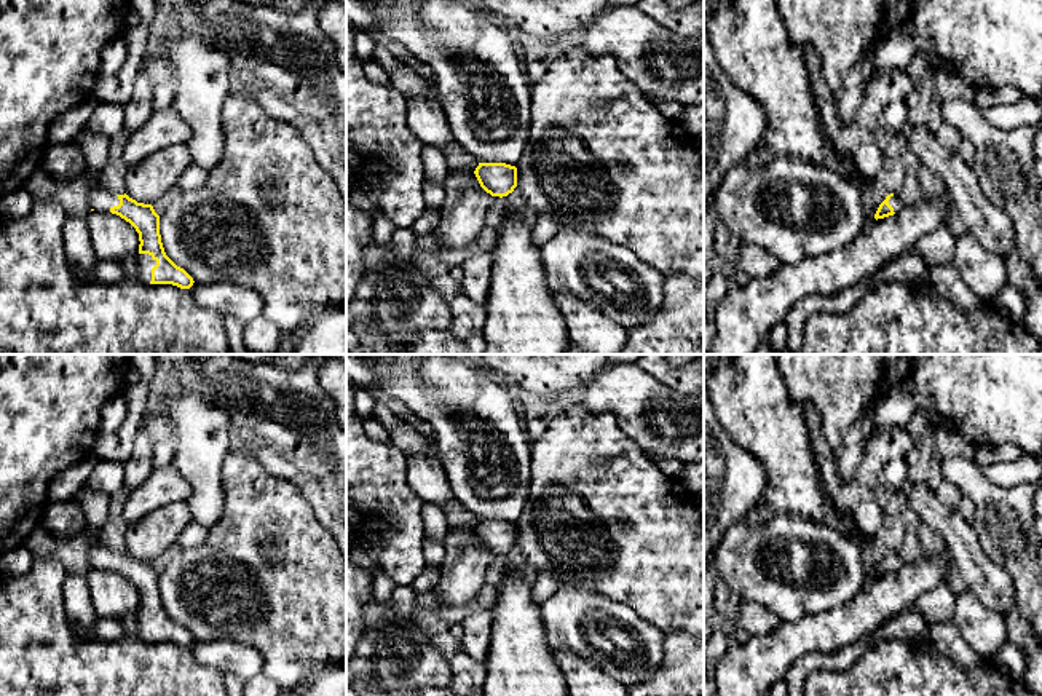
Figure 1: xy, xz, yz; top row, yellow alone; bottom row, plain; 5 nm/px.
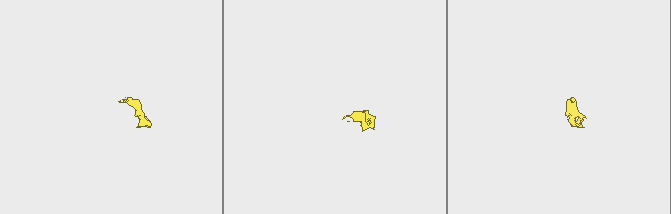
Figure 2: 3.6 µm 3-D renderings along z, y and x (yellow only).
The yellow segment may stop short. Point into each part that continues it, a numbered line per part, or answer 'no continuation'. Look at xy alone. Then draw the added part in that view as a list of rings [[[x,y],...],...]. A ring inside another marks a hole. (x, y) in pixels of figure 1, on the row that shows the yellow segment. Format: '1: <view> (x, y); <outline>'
1: xy (101, 200); [[[96,177],[89,188],[89,208],[97,212],[110,212],[113,206],[118,206],[120,200],[110,190],[101,185],[101,179]]]
2: xy (144, 260); [[[137,254],[137,268],[134,278],[144,284],[152,281],[152,268],[156,265],[156,260],[148,254]]]

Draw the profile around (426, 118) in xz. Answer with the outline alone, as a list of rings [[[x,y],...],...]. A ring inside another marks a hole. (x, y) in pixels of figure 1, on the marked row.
[[[432,81],[423,97],[405,99],[407,125],[424,145],[444,148],[452,139],[450,125]]]

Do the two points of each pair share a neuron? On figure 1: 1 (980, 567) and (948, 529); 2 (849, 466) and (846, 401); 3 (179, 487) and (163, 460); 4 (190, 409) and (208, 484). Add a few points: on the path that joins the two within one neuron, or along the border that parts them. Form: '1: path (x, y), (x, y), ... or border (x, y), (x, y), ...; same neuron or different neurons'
1: path (970, 557), (958, 538); same neuron
2: border (873, 406), (868, 406), (849, 428), (838, 455); different neurons
3: border (169, 463), (153, 470); different neurons
4: path (201, 428), (201, 465); same neuron

